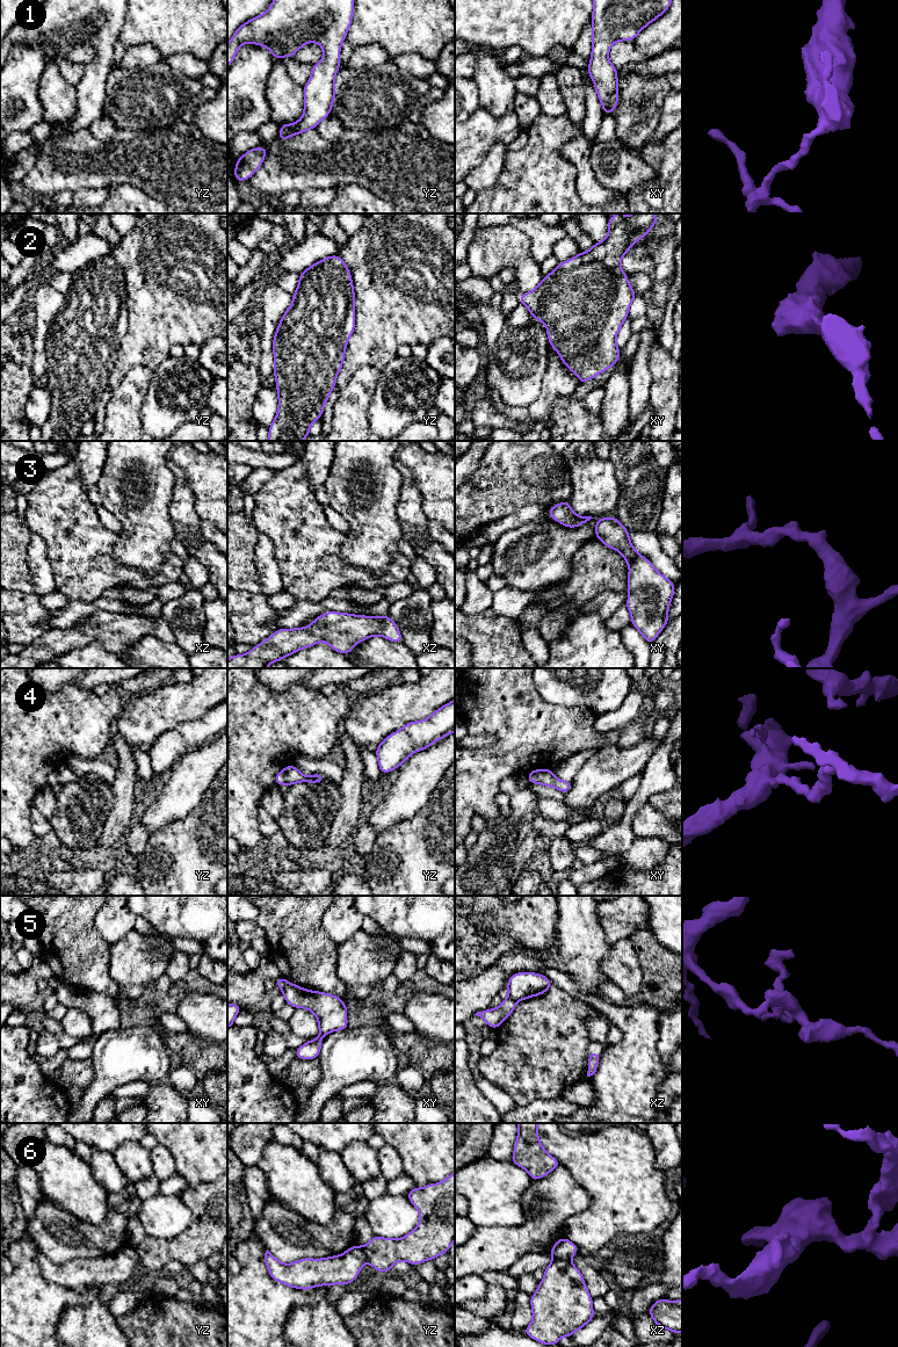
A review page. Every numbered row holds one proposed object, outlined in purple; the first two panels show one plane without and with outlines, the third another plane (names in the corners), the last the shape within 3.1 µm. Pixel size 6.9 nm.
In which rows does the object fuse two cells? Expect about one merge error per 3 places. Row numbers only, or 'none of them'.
5, 6

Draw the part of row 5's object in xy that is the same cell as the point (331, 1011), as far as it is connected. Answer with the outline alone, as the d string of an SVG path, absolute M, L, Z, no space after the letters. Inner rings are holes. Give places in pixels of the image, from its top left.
M292 983L282 990L287 1004L296 1008L306 1008L318 1019L319 1036L309 1040L296 1049L297 1059L317 1059L321 1049L323 1038L331 1031L348 1029L347 1006L334 994L319 991L309 991Z

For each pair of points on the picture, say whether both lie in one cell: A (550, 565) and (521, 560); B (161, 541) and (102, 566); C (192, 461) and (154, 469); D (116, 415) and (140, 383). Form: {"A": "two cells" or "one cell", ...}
{"A": "one cell", "B": "two cells", "C": "two cells", "D": "one cell"}

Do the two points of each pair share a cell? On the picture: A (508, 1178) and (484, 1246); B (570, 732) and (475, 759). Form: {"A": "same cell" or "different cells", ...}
{"A": "different cells", "B": "same cell"}

